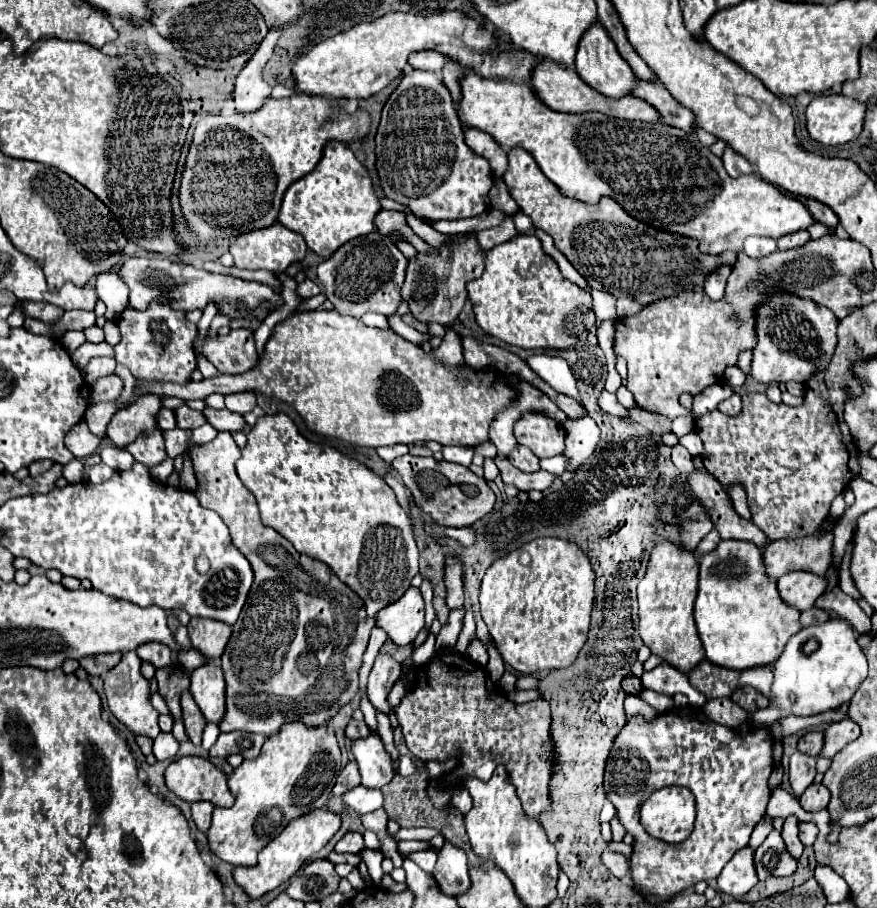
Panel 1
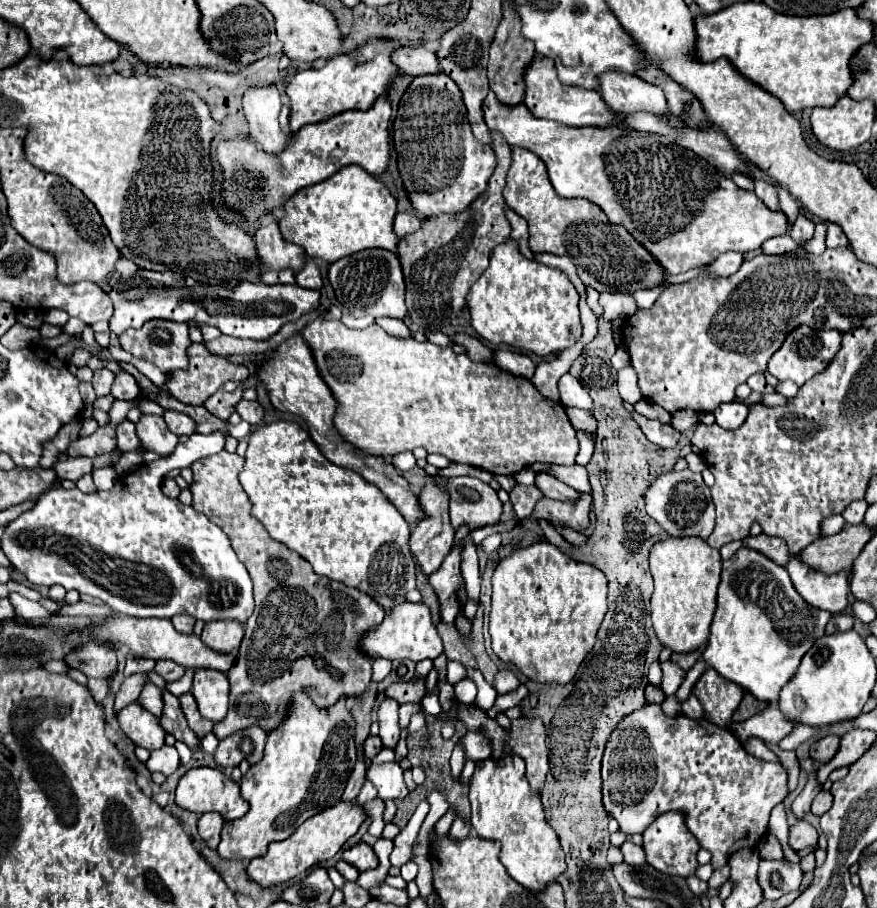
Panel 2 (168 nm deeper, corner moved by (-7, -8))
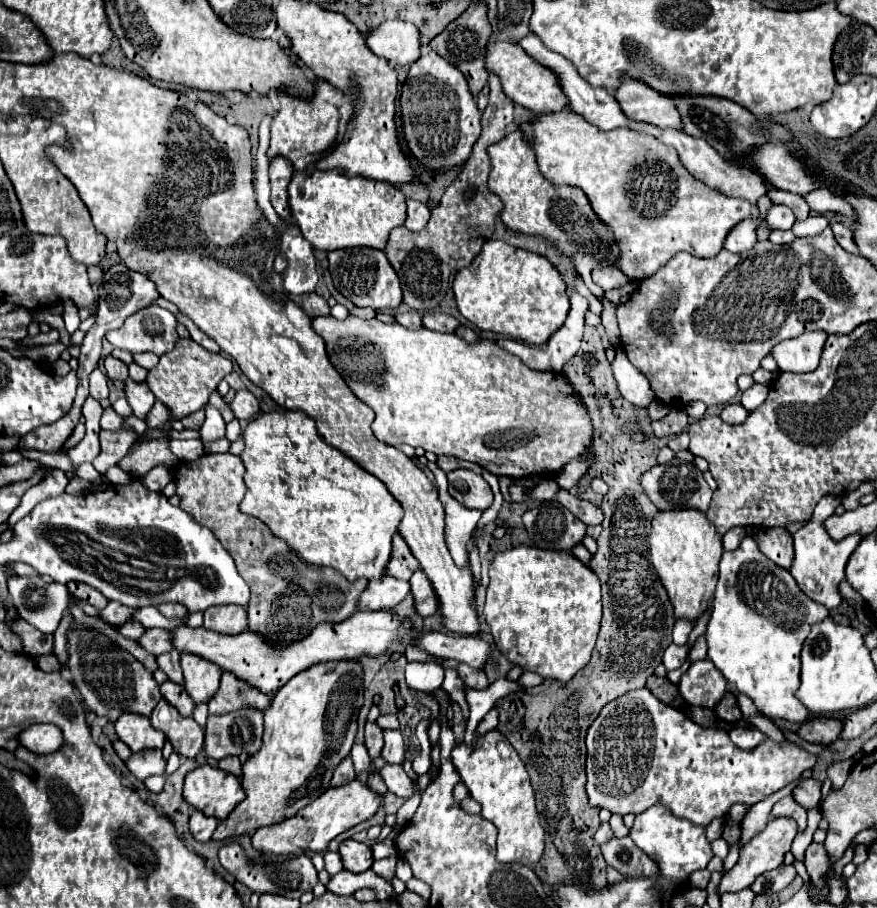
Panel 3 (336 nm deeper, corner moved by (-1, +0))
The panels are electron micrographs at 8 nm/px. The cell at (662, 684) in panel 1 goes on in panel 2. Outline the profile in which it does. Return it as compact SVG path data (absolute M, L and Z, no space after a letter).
M663 661L661 669L663 669L661 689L665 691L665 695L673 695L679 689L679 685L683 683L683 679L685 679L685 671L673 661Z

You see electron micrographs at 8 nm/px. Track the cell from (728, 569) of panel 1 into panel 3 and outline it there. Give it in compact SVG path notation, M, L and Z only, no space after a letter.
M745 537L735 551L725 551L721 557L719 583L713 599L711 619L705 633L709 659L723 673L729 685L735 691L751 697L767 717L805 721L807 709L795 697L795 691L799 689L799 667L801 667L799 653L811 627L815 623L821 623L825 617L827 617L827 607L811 601L805 593L801 593L791 573L779 565L773 565L759 551L753 537Z

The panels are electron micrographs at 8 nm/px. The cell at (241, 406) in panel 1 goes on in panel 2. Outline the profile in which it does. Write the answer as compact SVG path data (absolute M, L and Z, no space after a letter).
M239 401L237 403L237 413L241 415L243 421L257 425L263 419L263 407L257 401Z

